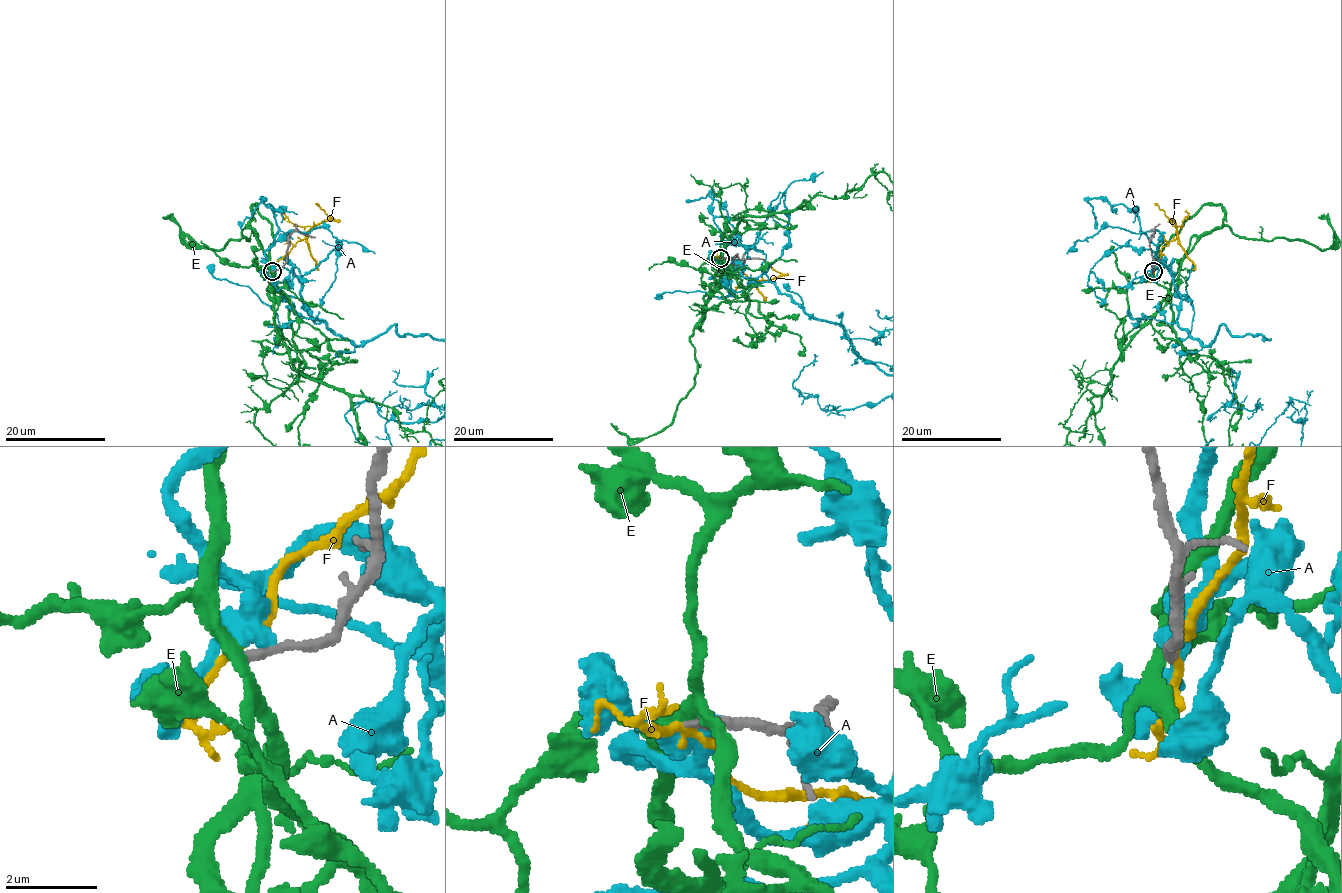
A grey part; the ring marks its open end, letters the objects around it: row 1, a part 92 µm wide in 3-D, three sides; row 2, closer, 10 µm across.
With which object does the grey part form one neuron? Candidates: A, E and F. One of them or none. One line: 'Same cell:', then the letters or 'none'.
Same cell: none

